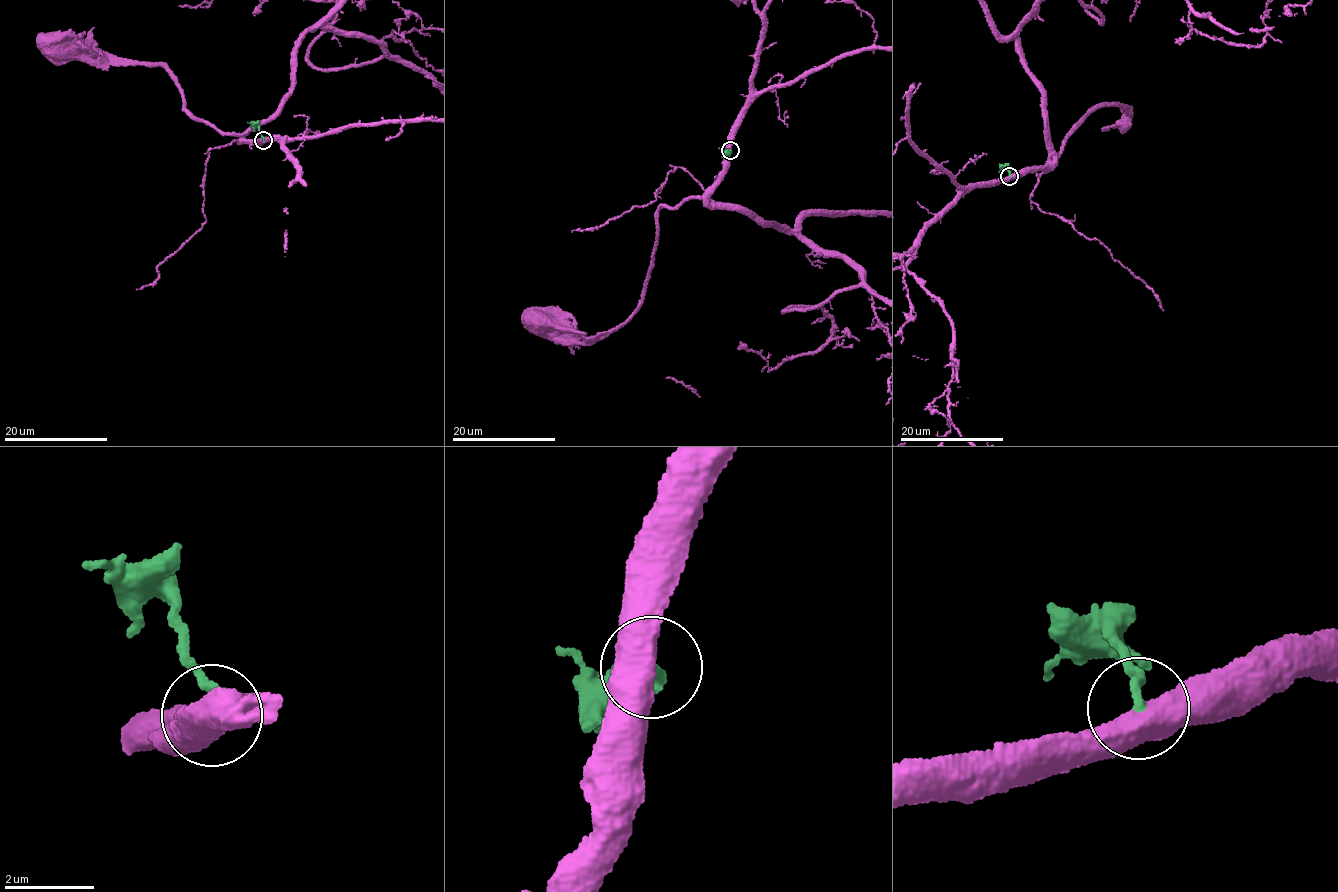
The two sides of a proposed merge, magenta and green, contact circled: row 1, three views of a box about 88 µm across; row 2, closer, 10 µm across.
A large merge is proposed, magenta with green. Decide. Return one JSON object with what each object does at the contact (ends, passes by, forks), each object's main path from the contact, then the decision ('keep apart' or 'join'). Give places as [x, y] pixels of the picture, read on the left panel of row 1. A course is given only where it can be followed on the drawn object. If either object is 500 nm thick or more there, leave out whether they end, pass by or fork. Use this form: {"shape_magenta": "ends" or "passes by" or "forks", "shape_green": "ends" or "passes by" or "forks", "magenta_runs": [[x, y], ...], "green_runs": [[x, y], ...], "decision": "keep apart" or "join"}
{"magenta_runs": [[262, 140], [261, 144], [220, 133], [199, 121], [188, 110], [178, 83], [165, 66], [88, 61], [55, 43]], "green_runs": [[262, 140], [259, 128], [248, 122]], "decision": "keep apart"}

